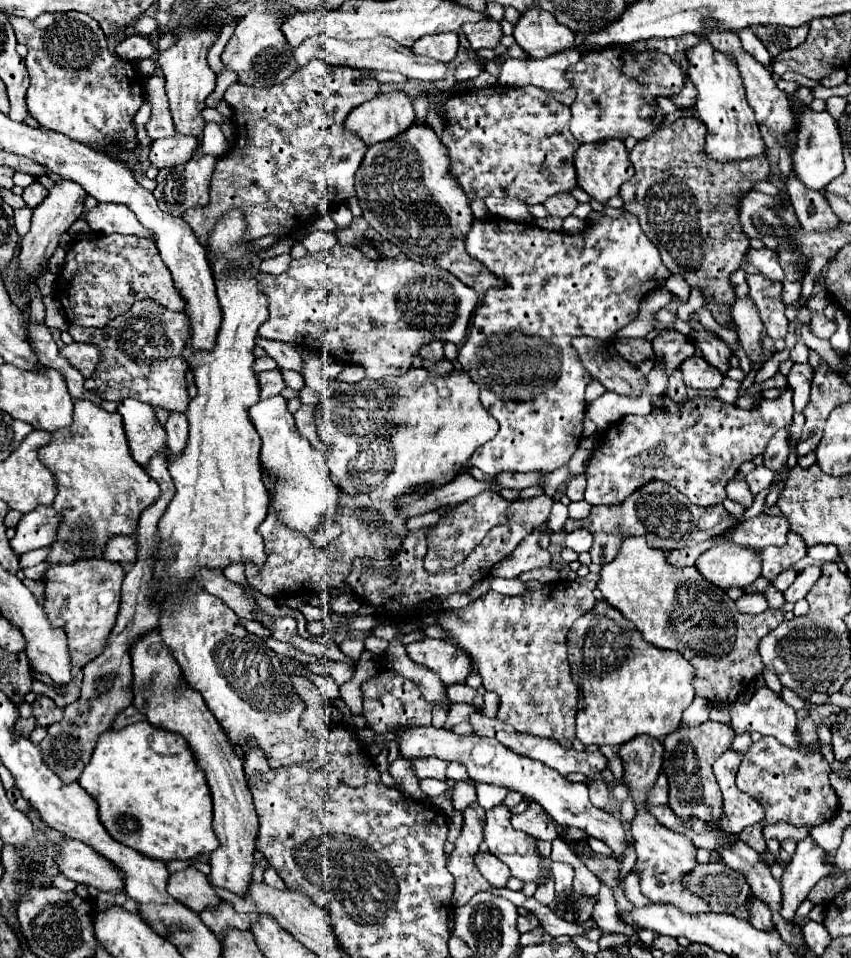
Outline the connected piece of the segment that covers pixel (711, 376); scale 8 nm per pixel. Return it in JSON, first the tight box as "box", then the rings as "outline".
{"box":[681,357,723,391],"outline":[[[703,357],[685,359],[681,365],[681,373],[685,385],[693,389],[715,391],[723,383],[723,375],[719,375],[719,371],[713,365],[709,365]]]}

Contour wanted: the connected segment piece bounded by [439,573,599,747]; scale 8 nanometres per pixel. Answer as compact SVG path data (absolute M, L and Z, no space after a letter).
M589 573L587 577L577 577L573 581L557 581L549 583L539 591L525 591L523 595L509 597L495 591L489 591L485 597L469 603L463 609L453 609L451 615L439 617L439 625L451 633L451 639L465 647L479 667L479 675L483 677L483 687L493 691L501 699L501 707L497 719L509 723L519 733L529 733L545 739L555 739L563 743L563 747L573 747L575 739L575 711L579 699L579 687L571 679L571 667L567 661L567 631L591 607L595 607L593 591L597 587L599 575Z

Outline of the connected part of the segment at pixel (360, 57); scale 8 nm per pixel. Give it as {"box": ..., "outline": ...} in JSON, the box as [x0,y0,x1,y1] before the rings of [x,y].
{"box":[293,35,447,81],"outline":[[[315,35],[307,41],[303,41],[299,47],[293,49],[295,59],[299,65],[309,63],[313,57],[321,59],[329,65],[347,65],[347,67],[359,67],[359,69],[375,69],[375,71],[399,71],[407,75],[409,79],[419,79],[419,81],[437,81],[445,77],[447,67],[435,59],[429,57],[419,57],[415,55],[409,47],[401,47],[389,37],[375,37],[375,39],[363,39],[355,43],[331,39],[327,35]]]}

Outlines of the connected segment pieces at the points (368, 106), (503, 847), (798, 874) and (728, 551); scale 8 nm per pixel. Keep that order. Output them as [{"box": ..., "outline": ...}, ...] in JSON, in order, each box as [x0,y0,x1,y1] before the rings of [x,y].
[{"box":[345,91,415,147],"outline":[[[403,91],[379,93],[369,103],[363,103],[351,111],[345,127],[357,133],[367,147],[393,139],[415,121],[411,99]]]},{"box":[485,805,551,885],"outline":[[[499,805],[499,807],[493,807],[487,811],[487,823],[485,823],[485,843],[489,845],[489,851],[499,857],[509,869],[511,869],[511,875],[525,881],[525,883],[537,883],[537,885],[543,885],[545,879],[551,875],[551,871],[543,873],[541,871],[541,863],[543,863],[543,855],[539,853],[537,849],[537,839],[531,837],[531,835],[525,835],[521,831],[515,831],[511,827],[511,813],[507,807]]]},{"box":[781,837,831,919],"outline":[[[807,837],[799,841],[797,851],[787,865],[781,889],[783,889],[783,901],[781,901],[781,915],[783,919],[793,919],[797,907],[801,901],[807,899],[809,891],[815,887],[815,883],[831,873],[831,865],[827,861],[827,851],[821,849],[813,837]]]},{"box":[695,543,761,591],"outline":[[[735,543],[713,545],[705,551],[695,567],[715,587],[727,591],[731,587],[745,589],[761,575],[761,559],[755,549],[737,547]]]}]

